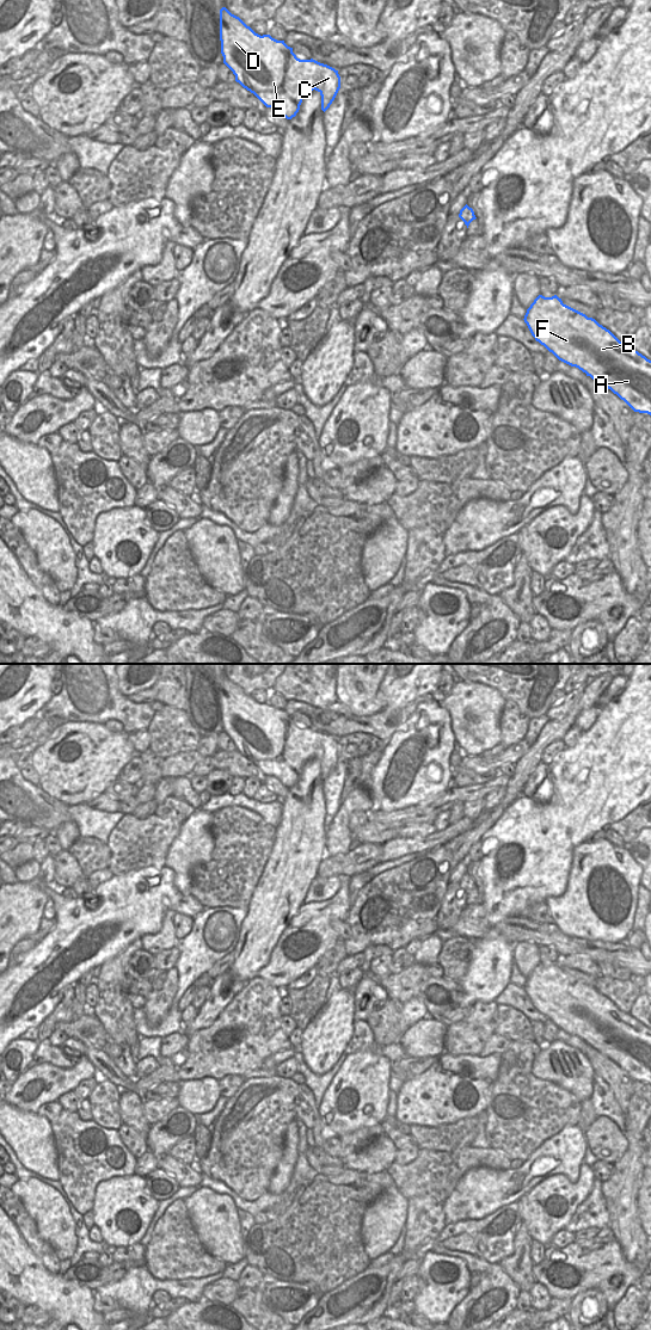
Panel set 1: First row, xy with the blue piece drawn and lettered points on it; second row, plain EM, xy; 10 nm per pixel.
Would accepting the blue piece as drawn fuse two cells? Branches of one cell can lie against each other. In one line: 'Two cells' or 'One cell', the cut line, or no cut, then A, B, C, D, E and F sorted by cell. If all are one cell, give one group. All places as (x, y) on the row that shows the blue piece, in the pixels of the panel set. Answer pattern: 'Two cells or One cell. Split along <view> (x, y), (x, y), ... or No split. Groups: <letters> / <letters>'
One cell. No split. Groups: A B C D E F.

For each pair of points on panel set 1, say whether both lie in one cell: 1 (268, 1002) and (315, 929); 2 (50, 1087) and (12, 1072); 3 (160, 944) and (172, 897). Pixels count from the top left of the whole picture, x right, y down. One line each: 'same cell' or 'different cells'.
1: different cells
2: different cells
3: different cells

